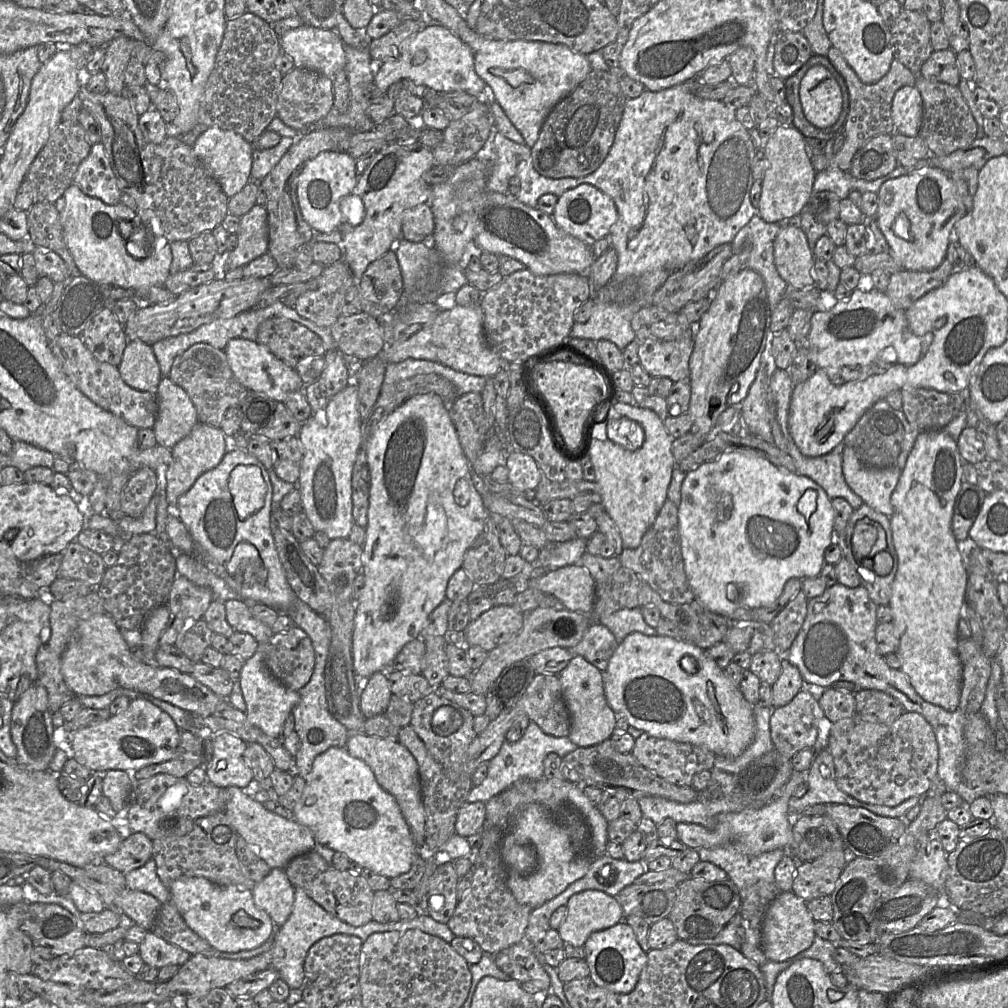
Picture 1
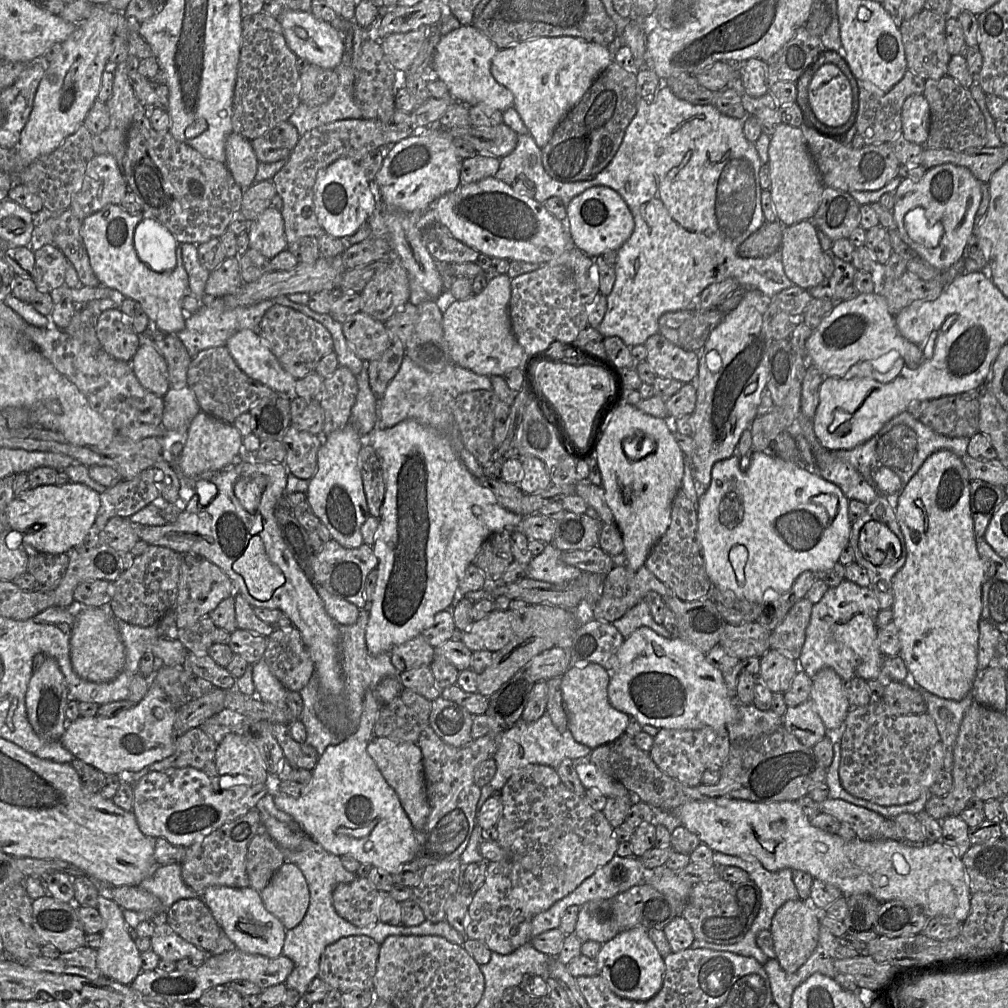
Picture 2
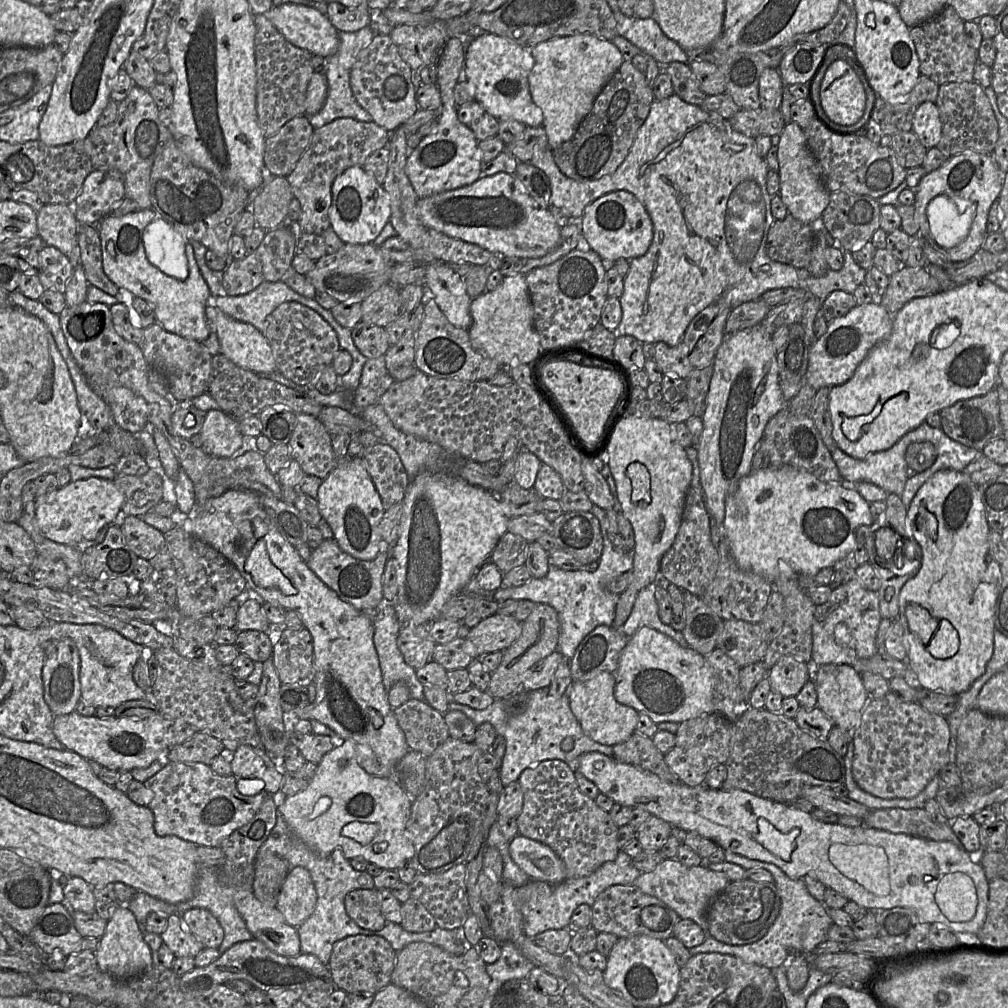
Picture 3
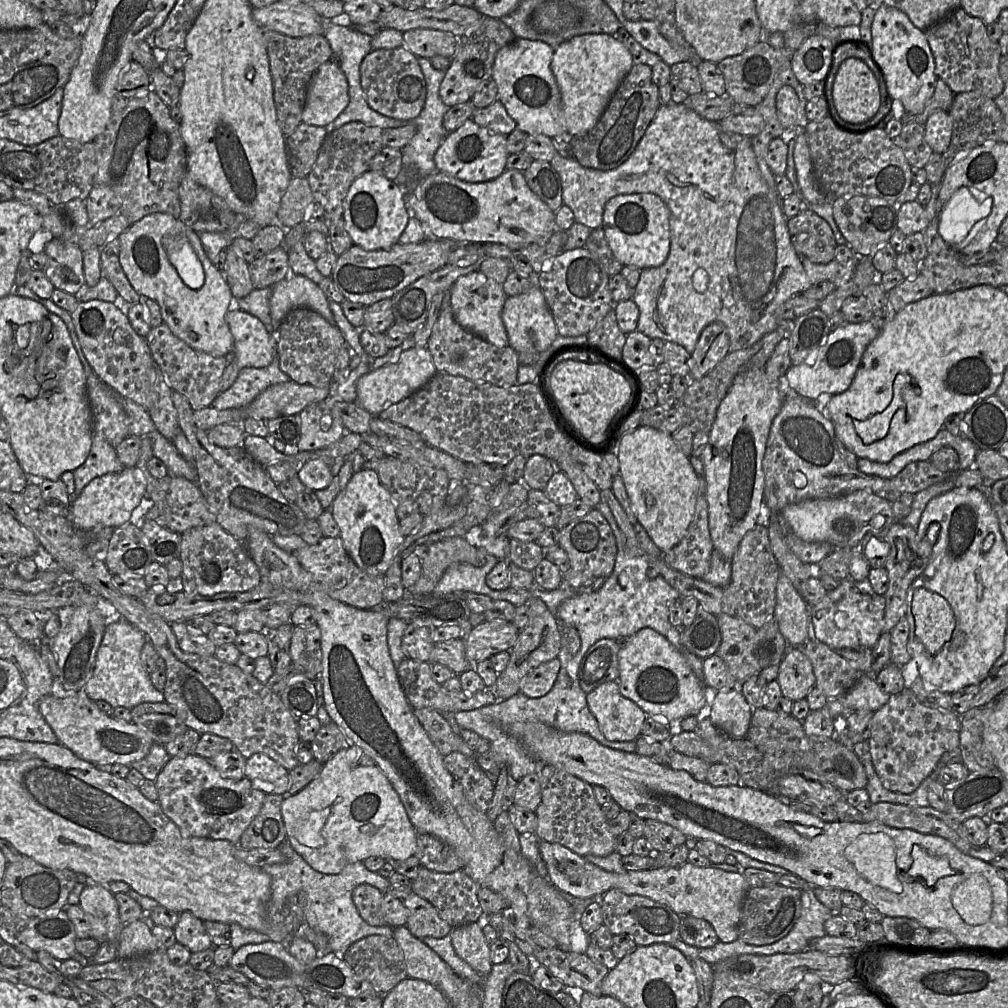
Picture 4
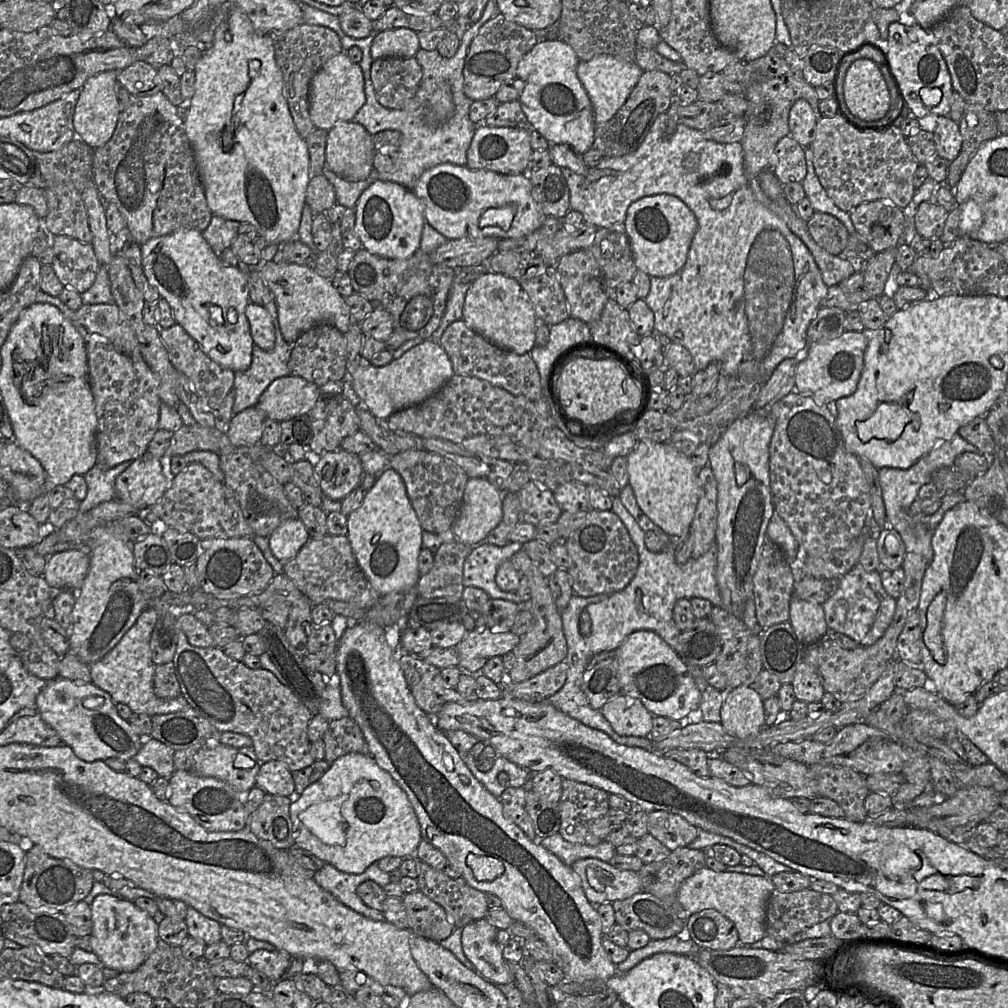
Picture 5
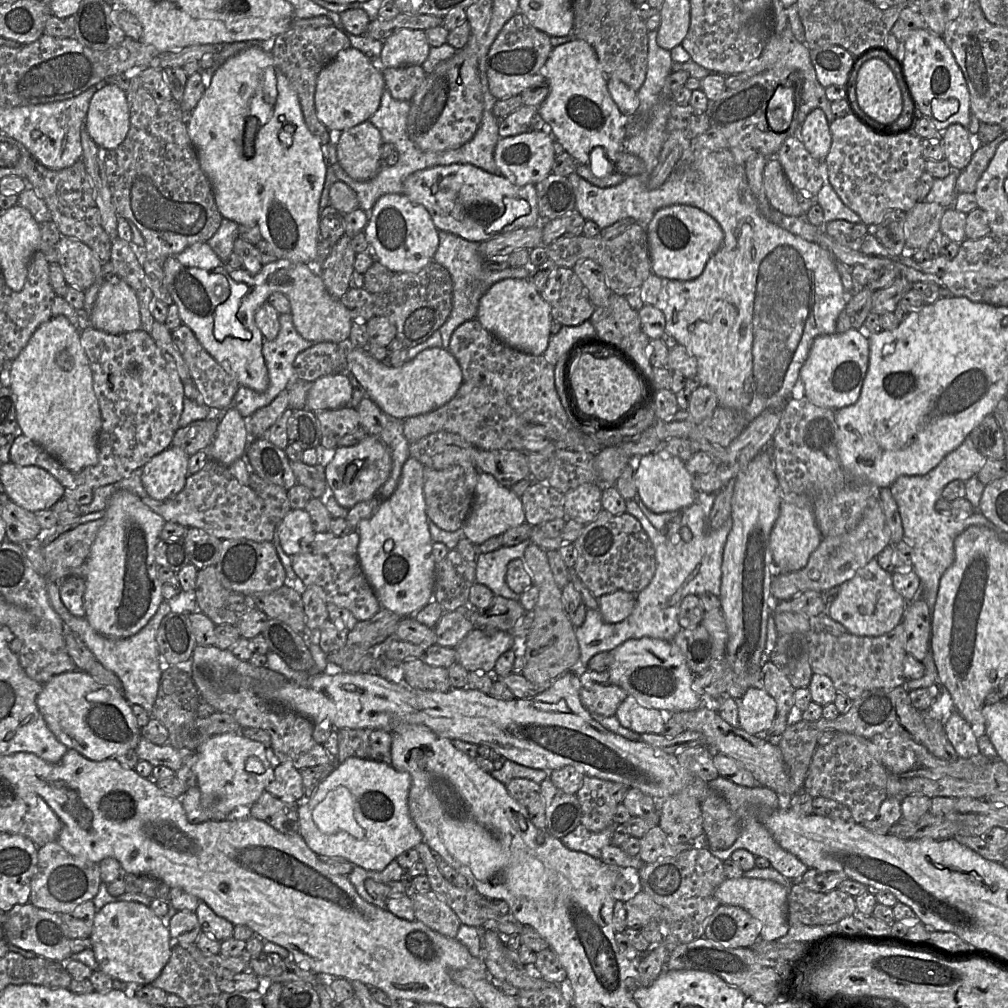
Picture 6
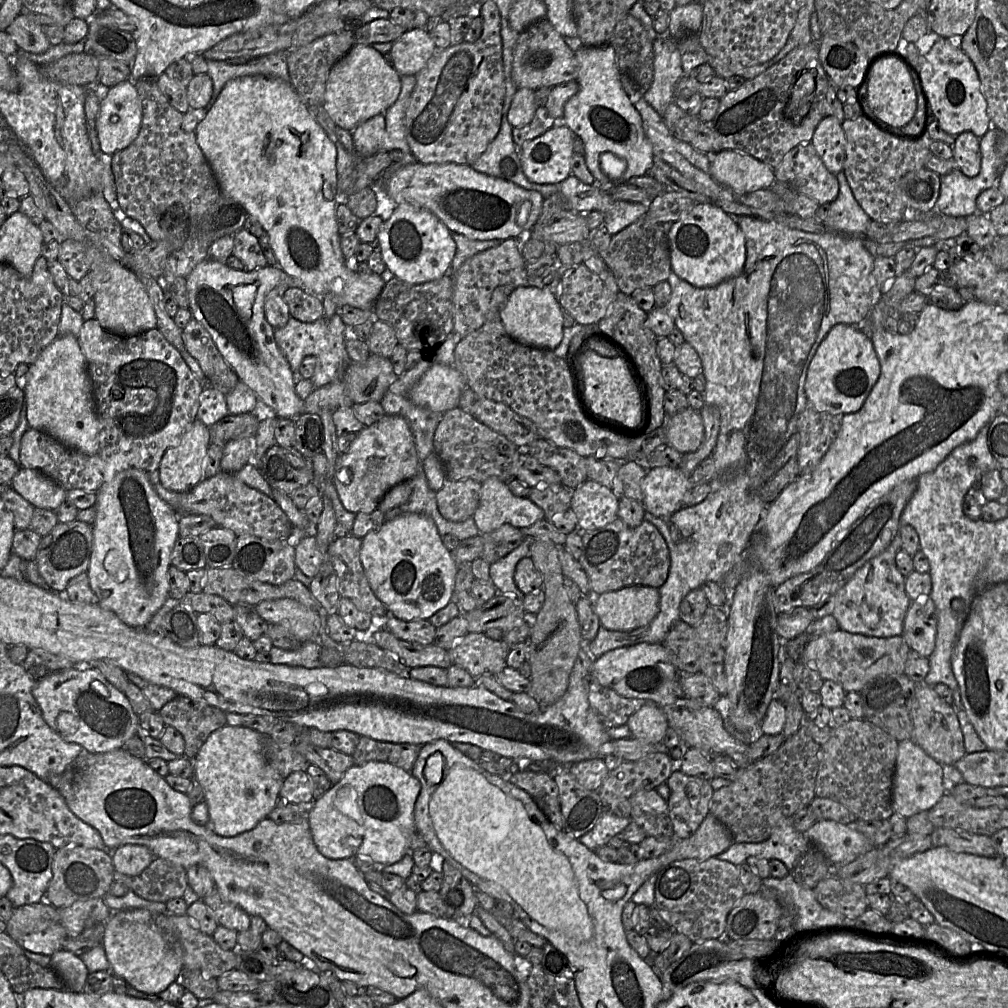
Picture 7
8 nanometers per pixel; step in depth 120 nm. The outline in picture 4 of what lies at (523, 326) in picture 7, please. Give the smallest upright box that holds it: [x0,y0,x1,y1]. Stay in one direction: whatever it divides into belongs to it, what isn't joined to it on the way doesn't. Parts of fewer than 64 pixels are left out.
[448,271,508,347]

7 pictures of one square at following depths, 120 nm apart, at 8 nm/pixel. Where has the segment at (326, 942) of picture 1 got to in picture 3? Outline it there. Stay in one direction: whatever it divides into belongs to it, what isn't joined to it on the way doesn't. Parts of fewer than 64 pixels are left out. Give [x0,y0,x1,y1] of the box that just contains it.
[328,935,397,993]

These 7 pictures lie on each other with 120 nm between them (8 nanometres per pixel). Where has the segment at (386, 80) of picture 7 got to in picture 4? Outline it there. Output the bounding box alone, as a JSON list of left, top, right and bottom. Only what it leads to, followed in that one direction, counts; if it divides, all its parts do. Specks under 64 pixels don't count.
[302,59,349,127]

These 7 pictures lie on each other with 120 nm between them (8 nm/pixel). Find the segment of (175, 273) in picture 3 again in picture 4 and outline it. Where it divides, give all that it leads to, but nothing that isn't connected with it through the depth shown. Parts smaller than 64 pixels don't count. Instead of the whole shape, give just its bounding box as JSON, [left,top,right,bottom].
[163,236,205,289]

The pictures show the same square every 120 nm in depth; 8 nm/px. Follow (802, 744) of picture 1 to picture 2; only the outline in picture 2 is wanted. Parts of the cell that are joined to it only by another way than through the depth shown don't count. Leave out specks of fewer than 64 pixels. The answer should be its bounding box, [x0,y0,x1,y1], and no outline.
[782,698,827,747]

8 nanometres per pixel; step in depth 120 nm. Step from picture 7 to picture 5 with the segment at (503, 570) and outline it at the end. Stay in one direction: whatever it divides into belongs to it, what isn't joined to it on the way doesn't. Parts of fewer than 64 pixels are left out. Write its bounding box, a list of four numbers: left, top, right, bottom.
[463,542,528,609]

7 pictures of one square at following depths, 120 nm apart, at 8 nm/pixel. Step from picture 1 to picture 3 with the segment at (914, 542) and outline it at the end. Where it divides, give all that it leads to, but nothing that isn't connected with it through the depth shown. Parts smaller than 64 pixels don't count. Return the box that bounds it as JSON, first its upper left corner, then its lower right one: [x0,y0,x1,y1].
[899,471,999,695]

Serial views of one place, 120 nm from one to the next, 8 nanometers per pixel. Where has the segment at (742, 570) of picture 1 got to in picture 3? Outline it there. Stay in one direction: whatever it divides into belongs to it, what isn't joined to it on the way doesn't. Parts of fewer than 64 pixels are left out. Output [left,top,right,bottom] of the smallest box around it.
[721,467,874,582]

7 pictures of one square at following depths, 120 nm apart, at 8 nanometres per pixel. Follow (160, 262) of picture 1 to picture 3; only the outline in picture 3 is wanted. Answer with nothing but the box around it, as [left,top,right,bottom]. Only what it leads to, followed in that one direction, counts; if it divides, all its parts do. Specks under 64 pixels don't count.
[97,208,212,343]

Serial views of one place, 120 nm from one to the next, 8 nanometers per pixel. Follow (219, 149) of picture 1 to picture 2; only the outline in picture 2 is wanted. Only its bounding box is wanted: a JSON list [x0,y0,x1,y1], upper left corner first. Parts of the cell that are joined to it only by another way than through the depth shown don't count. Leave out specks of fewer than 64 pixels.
[224,133,259,189]

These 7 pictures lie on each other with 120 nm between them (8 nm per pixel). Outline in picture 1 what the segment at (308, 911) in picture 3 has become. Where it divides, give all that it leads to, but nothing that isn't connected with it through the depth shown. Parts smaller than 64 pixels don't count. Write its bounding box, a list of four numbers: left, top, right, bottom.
[252,868,295,927]

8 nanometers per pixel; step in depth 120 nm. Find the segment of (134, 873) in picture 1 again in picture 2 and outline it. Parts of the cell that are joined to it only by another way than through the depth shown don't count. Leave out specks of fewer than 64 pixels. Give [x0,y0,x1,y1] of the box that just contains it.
[139,863,201,914]

